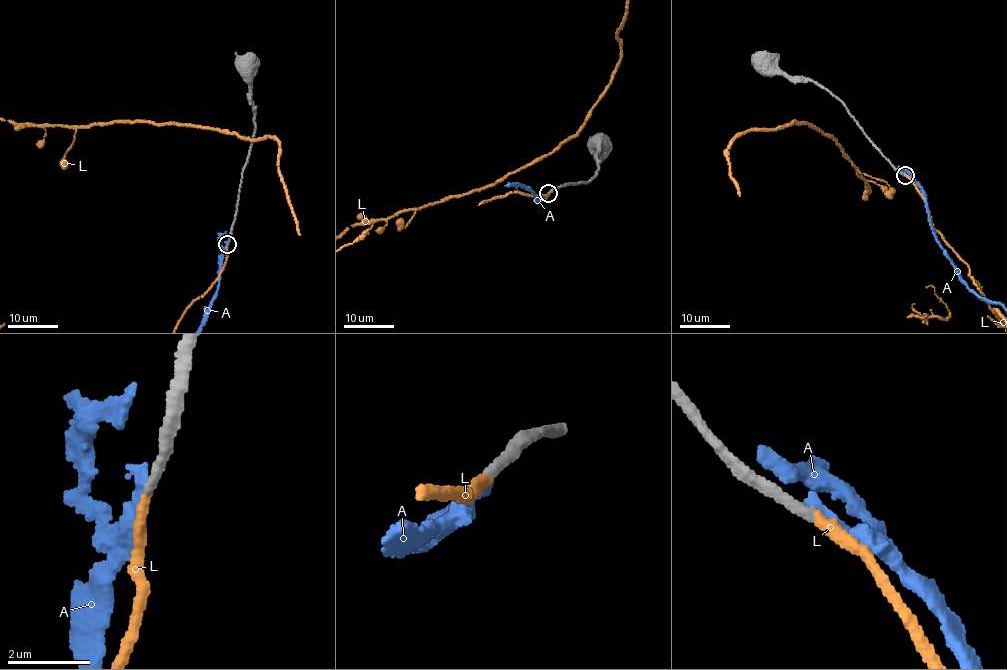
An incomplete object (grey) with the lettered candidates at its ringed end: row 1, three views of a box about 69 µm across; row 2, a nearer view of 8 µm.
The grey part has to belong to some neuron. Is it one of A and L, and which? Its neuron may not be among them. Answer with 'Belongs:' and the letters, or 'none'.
Belongs: L

